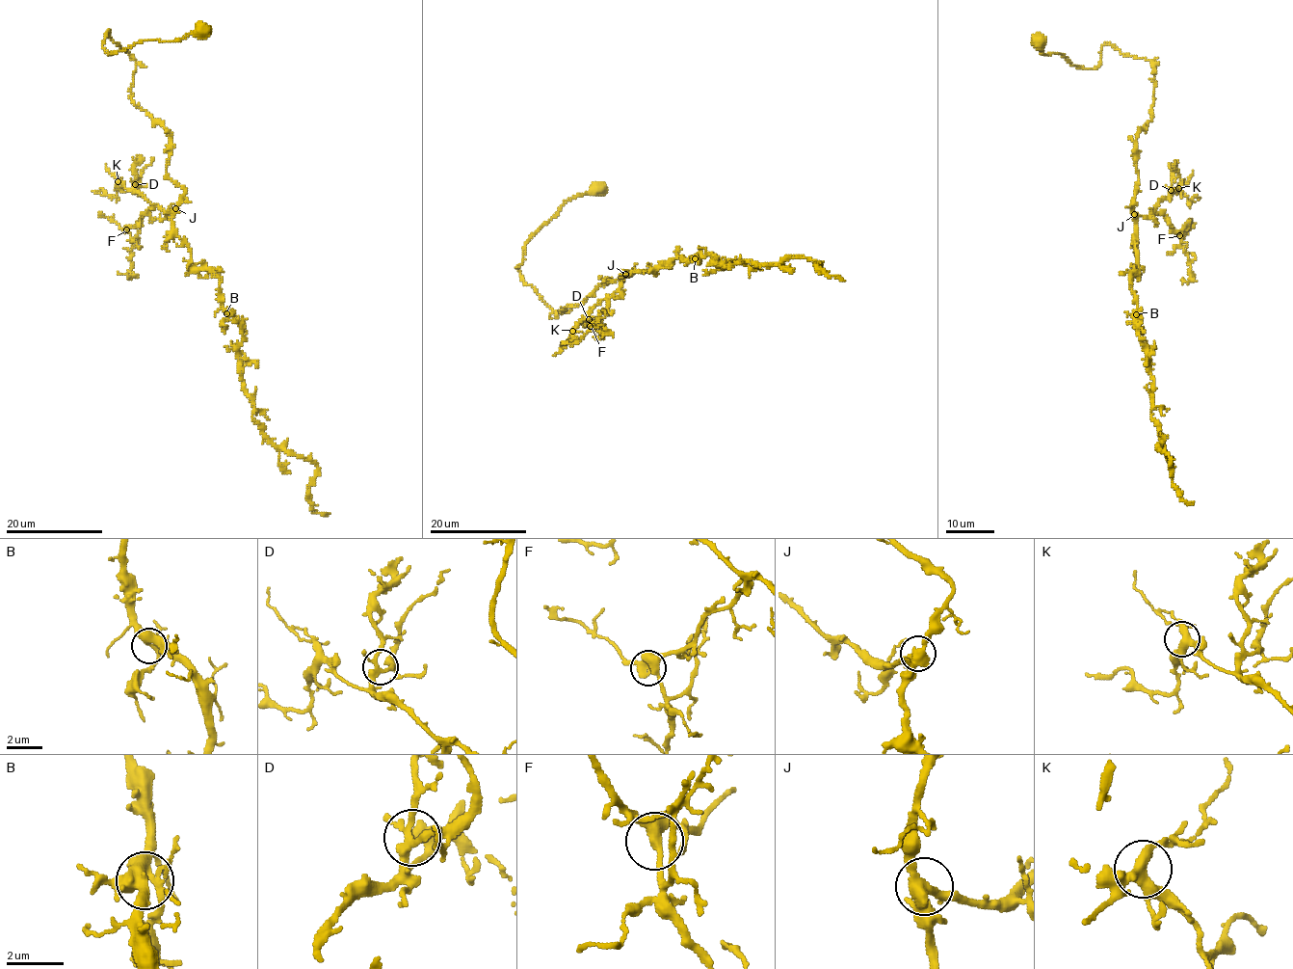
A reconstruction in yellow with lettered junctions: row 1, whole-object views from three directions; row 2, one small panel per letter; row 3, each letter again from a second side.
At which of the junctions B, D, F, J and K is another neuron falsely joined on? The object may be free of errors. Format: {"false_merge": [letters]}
{"false_merge": ["J"]}

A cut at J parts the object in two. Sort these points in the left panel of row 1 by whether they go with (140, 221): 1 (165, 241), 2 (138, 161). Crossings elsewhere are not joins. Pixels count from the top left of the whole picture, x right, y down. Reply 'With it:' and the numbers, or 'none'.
With it: 2

